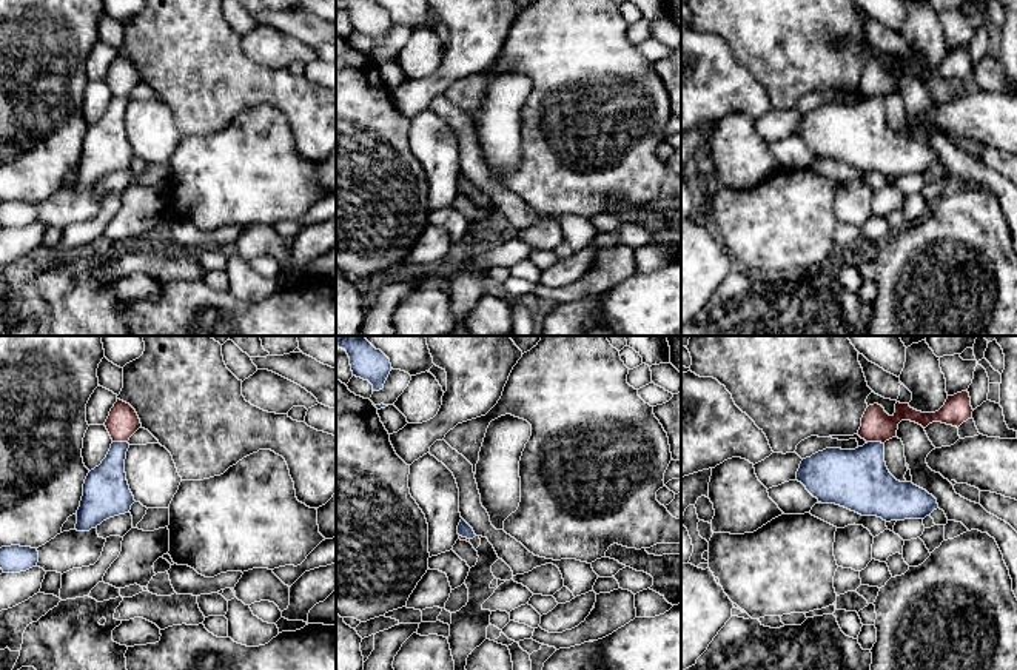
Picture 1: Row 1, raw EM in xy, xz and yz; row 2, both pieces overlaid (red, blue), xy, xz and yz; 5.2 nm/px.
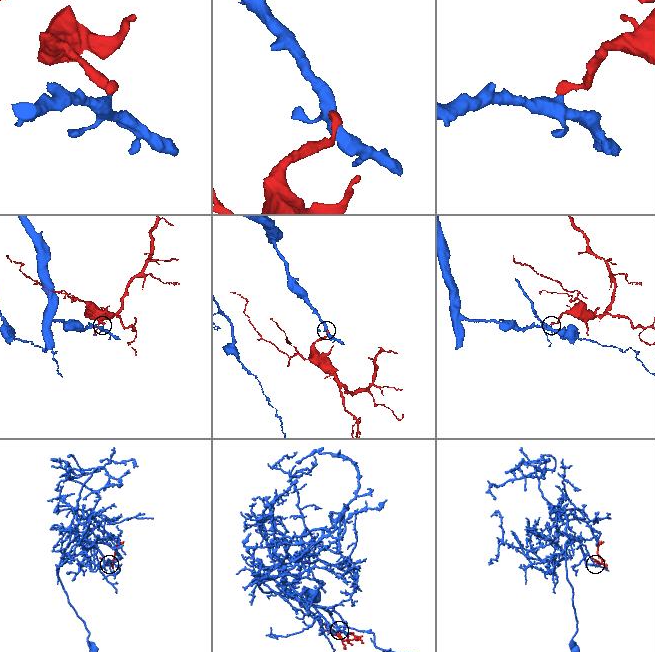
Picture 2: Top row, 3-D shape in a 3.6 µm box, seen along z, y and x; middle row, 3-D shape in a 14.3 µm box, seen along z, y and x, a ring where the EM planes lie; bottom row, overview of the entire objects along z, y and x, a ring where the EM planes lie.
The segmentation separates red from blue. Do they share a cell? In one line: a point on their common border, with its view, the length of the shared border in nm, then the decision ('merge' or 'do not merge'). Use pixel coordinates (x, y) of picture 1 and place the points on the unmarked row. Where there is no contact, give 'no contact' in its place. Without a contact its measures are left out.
contact yz (876, 96); length 90 nm; do not merge

